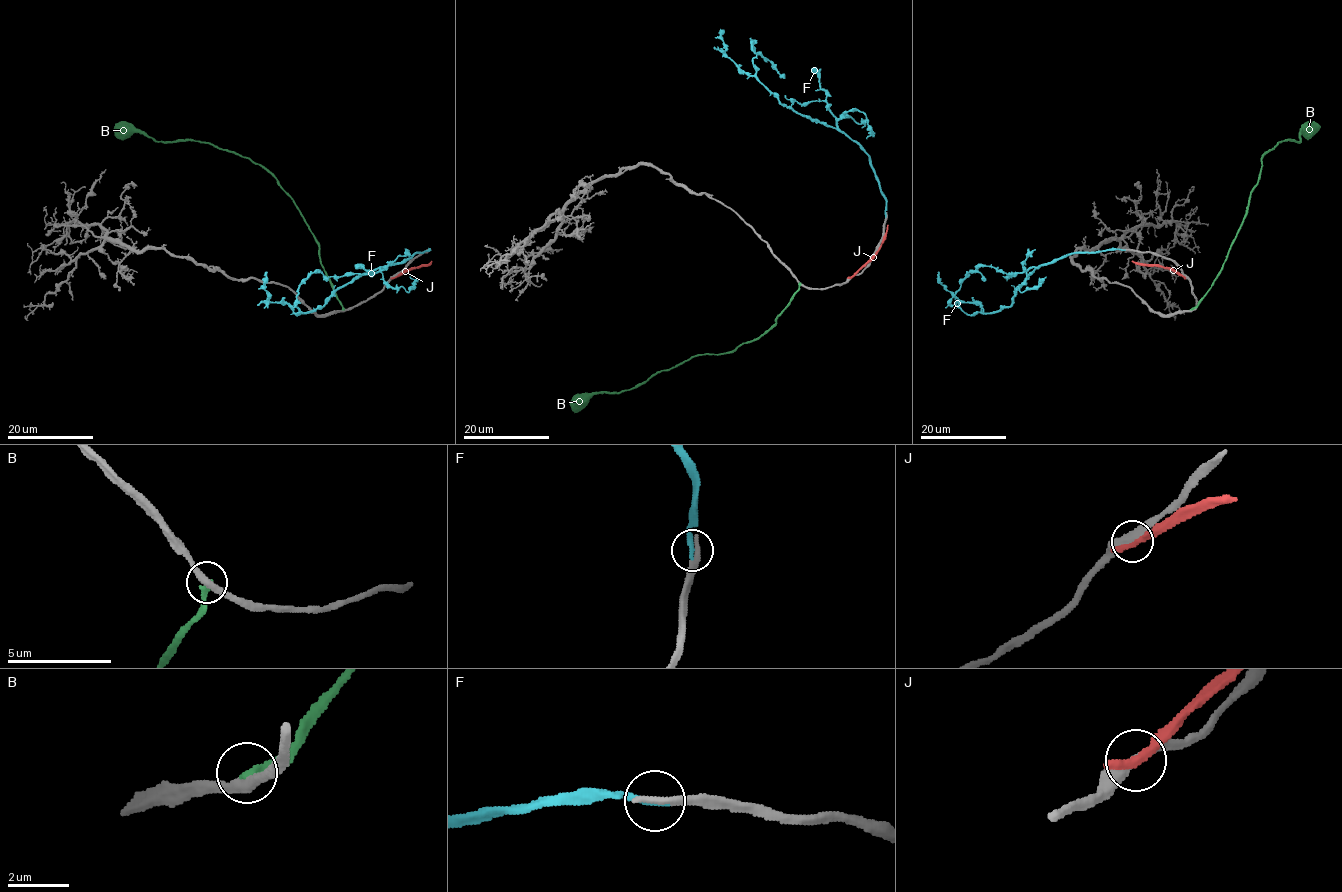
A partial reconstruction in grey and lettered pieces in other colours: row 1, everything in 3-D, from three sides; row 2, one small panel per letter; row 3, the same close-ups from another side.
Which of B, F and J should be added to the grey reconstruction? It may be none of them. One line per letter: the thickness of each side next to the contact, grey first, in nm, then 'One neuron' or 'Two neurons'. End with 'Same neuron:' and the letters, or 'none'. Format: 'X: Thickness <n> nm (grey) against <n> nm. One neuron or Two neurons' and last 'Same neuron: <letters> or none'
B: Thickness 360 nm (grey) against 280 nm. Two neurons
F: Thickness 320 nm (grey) against 240 nm. One neuron
J: Thickness 360 nm (grey) against 400 nm. Two neurons
Same neuron: F

